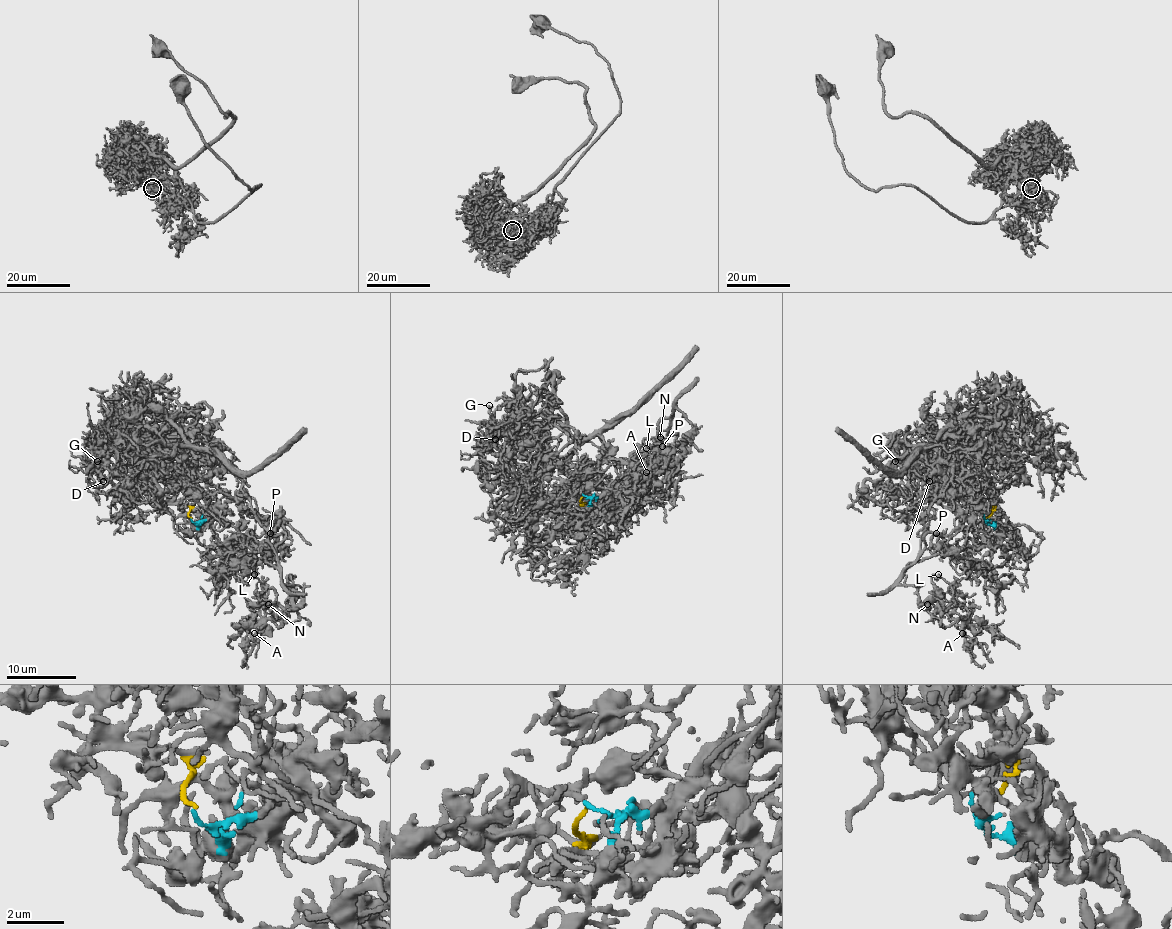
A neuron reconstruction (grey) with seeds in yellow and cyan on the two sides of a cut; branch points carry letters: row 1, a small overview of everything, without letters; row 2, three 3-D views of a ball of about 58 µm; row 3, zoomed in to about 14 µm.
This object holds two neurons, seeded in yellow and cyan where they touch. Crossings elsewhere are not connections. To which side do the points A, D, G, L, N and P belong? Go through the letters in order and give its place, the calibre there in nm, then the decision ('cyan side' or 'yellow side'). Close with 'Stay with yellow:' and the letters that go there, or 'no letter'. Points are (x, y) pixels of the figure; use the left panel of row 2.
A: place (254, 633); calibre 150 nm; cyan side
D: place (103, 481); calibre 130 nm; yellow side
G: place (97, 461); calibre 200 nm; yellow side
L: place (254, 574); calibre 150 nm; cyan side
N: place (268, 604); calibre 190 nm; cyan side
P: place (270, 533); calibre 240 nm; cyan side
Stay with yellow: D, G

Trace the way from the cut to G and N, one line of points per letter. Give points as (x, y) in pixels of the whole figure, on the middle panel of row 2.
G: (583, 495), (580, 504), (564, 502), (566, 490), (535, 466), (535, 447), (516, 438), (488, 405)
N: (583, 495), (635, 476), (675, 409), (694, 428), (677, 462), (665, 460), (660, 438)

